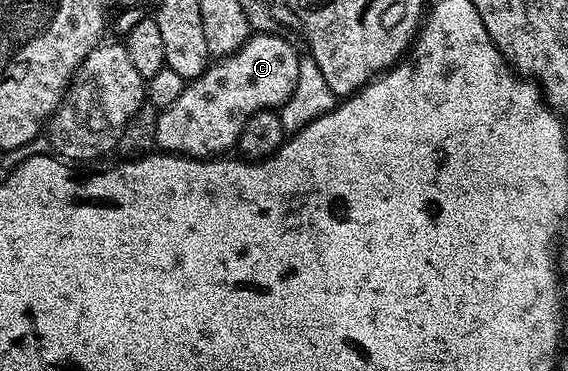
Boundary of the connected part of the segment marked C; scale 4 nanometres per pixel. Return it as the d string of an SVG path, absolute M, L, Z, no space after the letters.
M258 32L252 33L251 37L247 39L247 43L239 50L234 50L232 54L228 54L225 58L212 61L208 65L207 71L201 76L190 79L184 85L181 96L177 96L177 100L173 100L173 104L169 104L169 108L158 111L155 119L155 144L160 151L169 154L182 154L184 158L213 158L216 156L226 155L228 152L234 151L239 144L239 137L245 128L245 120L249 120L249 116L253 116L253 112L258 110L275 110L285 105L291 96L293 90L297 85L299 59L301 57L300 51L295 51L294 41L282 38L279 34L261 34Z

